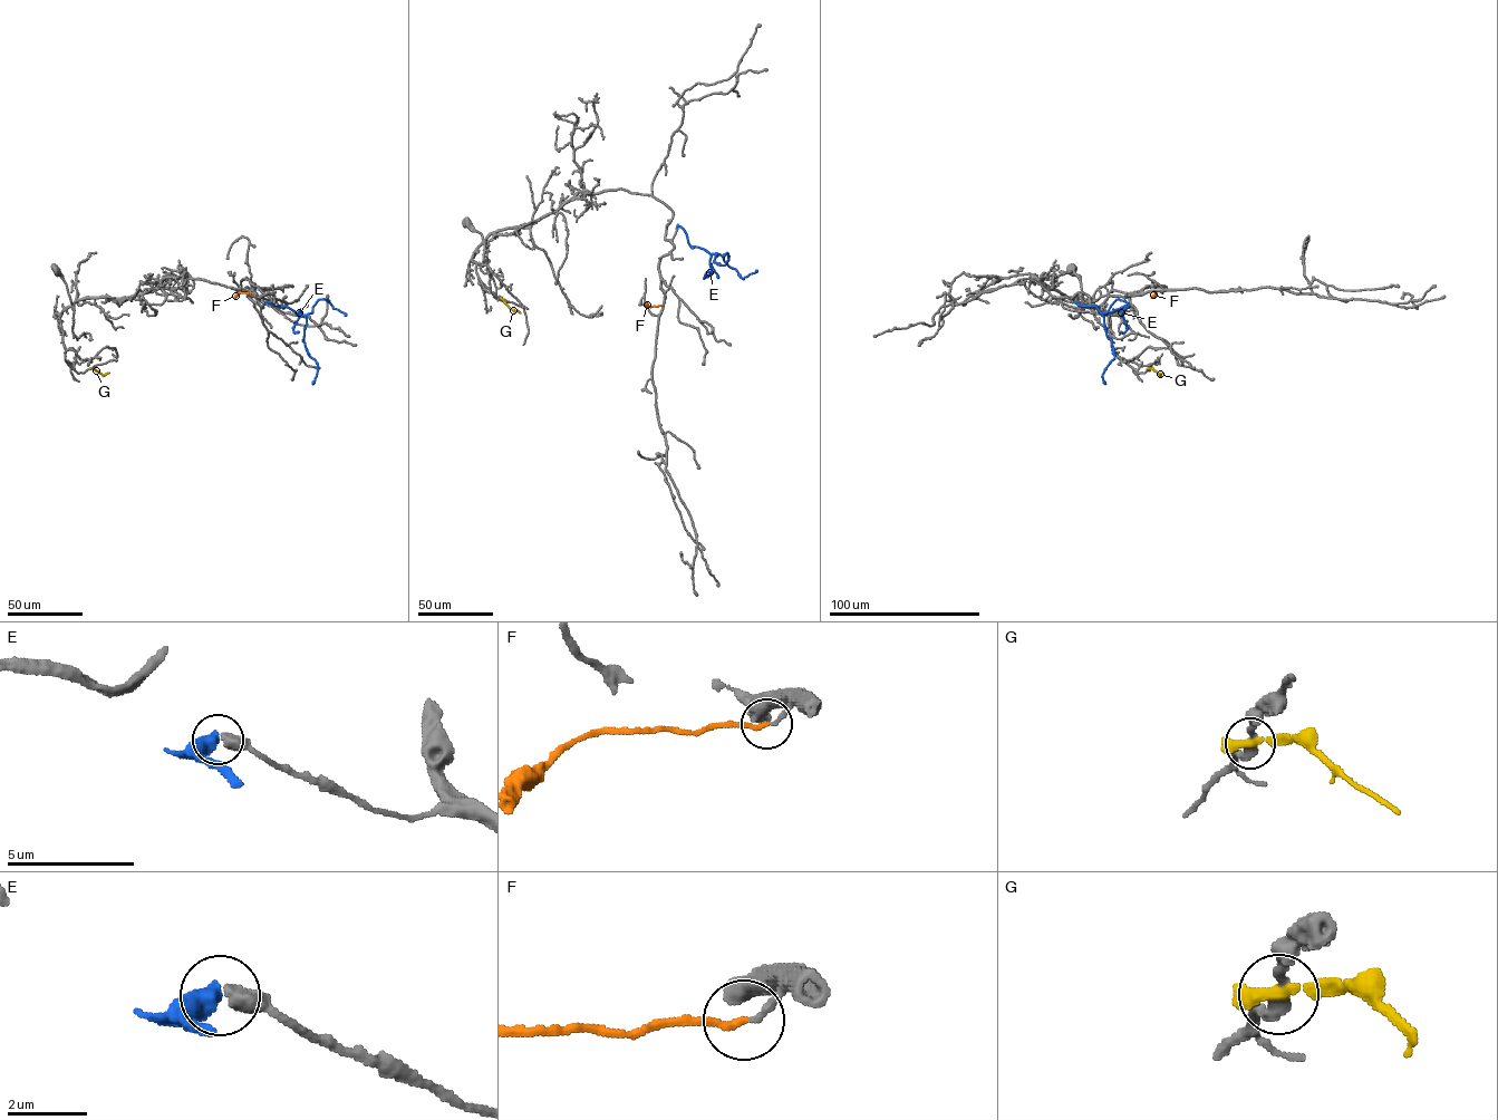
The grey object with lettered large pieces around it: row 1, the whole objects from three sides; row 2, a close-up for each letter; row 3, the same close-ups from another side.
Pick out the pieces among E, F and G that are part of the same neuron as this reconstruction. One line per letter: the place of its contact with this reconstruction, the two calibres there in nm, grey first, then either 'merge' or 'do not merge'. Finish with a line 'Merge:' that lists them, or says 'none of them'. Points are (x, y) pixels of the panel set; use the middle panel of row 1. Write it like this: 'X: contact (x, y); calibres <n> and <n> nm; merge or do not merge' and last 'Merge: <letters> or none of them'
E: contact (677, 228); calibres 480 and 550 nm; do not merge
F: contact (661, 306); calibres 180 and 190 nm; merge
G: contact (502, 299); calibres 240 and 200 nm; do not merge
Merge: F

